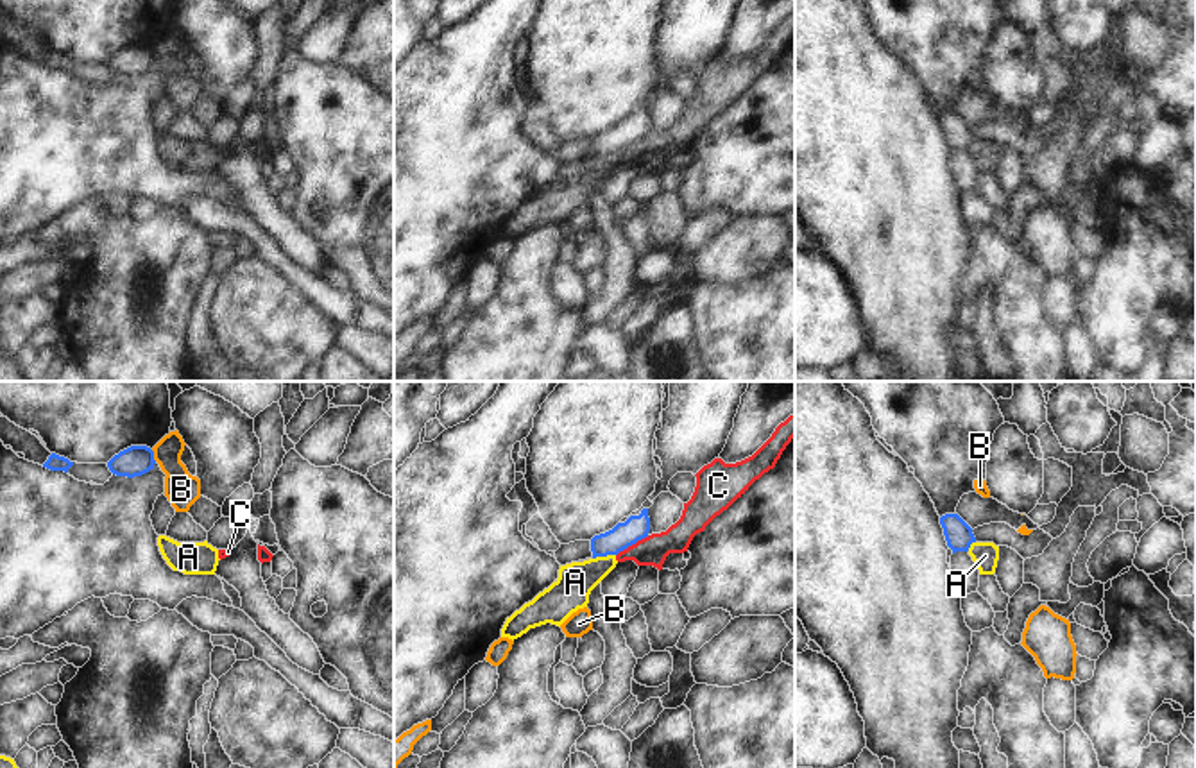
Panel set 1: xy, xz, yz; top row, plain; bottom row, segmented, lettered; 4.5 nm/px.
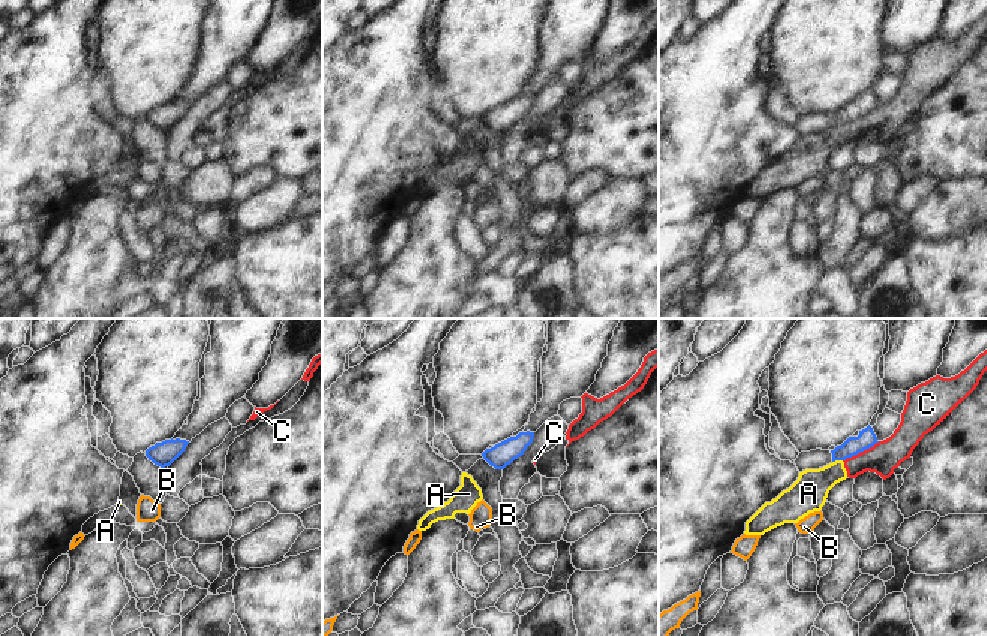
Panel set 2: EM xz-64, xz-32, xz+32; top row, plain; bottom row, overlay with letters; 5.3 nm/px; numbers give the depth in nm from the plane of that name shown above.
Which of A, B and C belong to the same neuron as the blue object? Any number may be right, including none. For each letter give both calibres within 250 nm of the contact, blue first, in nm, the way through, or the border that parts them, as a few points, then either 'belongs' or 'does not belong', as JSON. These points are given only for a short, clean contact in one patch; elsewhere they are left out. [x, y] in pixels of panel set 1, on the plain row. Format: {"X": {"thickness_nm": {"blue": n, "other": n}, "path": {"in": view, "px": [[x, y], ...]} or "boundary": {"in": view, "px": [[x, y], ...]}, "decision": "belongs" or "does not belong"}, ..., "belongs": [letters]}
{"A": {"thickness_nm": {"blue": 110, "other": 160}, "boundary": {"in": "xz", "px": [[615, 153], [593, 158]]}, "decision": "does not belong"}, "B": {"thickness_nm": {"blue": 140, "other": 150}, "boundary": {"in": "xy", "px": [[151, 49], [156, 59]]}, "decision": "does not belong"}, "C": {"thickness_nm": {"blue": 110, "other": 140}, "boundary": {"in": "xz", "px": [[649, 135], [616, 154]]}, "decision": "does not belong"}, "belongs": []}

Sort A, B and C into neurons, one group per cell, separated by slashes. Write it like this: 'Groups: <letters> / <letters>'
Groups: A C / B

